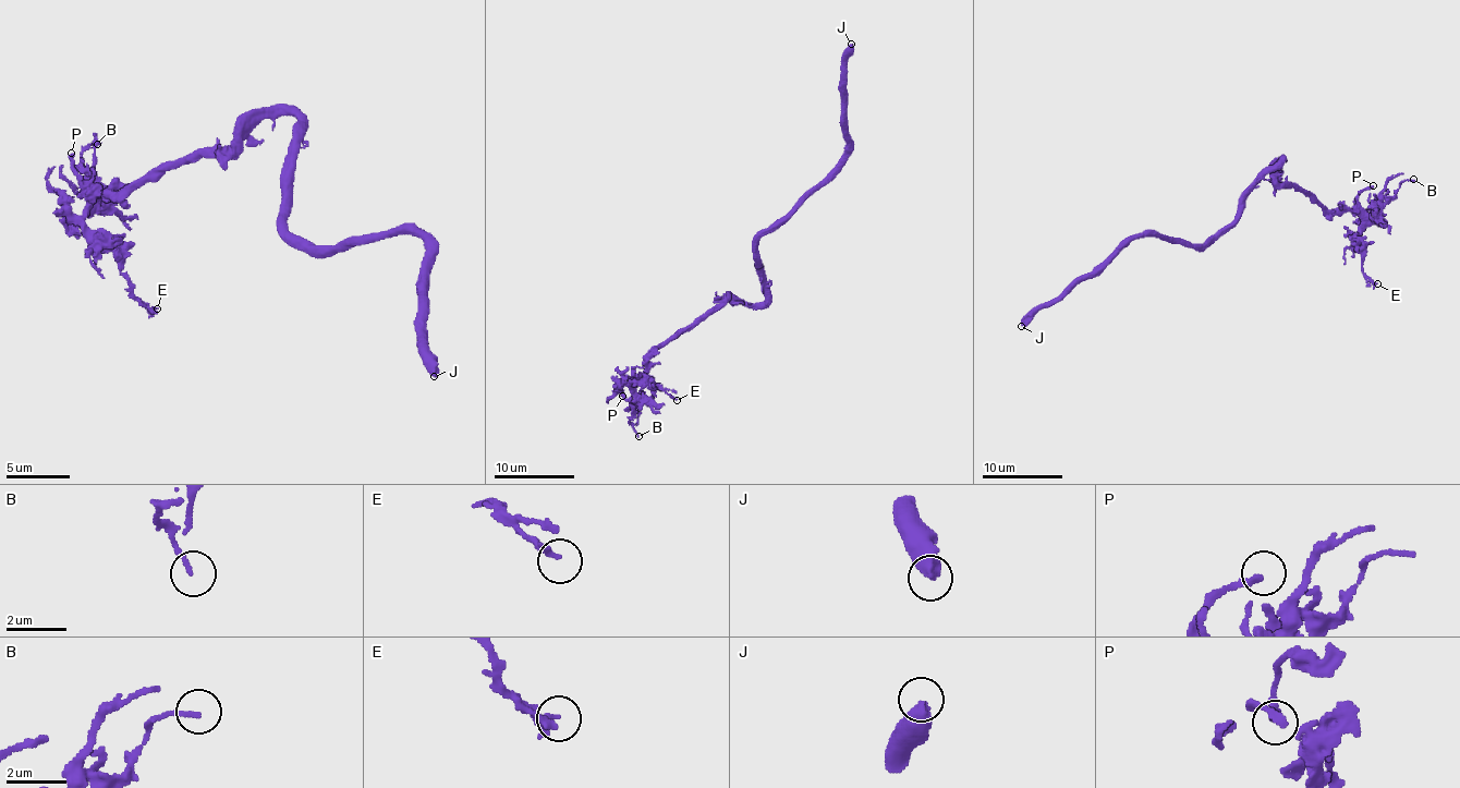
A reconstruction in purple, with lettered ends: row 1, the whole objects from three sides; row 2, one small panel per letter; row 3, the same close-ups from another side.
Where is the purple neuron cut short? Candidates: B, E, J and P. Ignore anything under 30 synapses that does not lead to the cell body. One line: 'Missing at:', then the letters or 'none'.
Missing at: J

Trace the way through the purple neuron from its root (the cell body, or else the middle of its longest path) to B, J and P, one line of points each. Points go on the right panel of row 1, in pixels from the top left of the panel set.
B: (1248, 195), (1281, 161), (1277, 169), (1281, 181), (1299, 188), (1334, 211), (1372, 216), (1403, 181), (1413, 179)
J: (1248, 195), (1243, 209), (1209, 241), (1175, 243), (1155, 235), (1123, 241), (1091, 274), (1077, 278), (1021, 326)
P: (1248, 195), (1279, 161), (1277, 178), (1299, 188), (1334, 211), (1351, 211), (1353, 199), (1373, 185)

